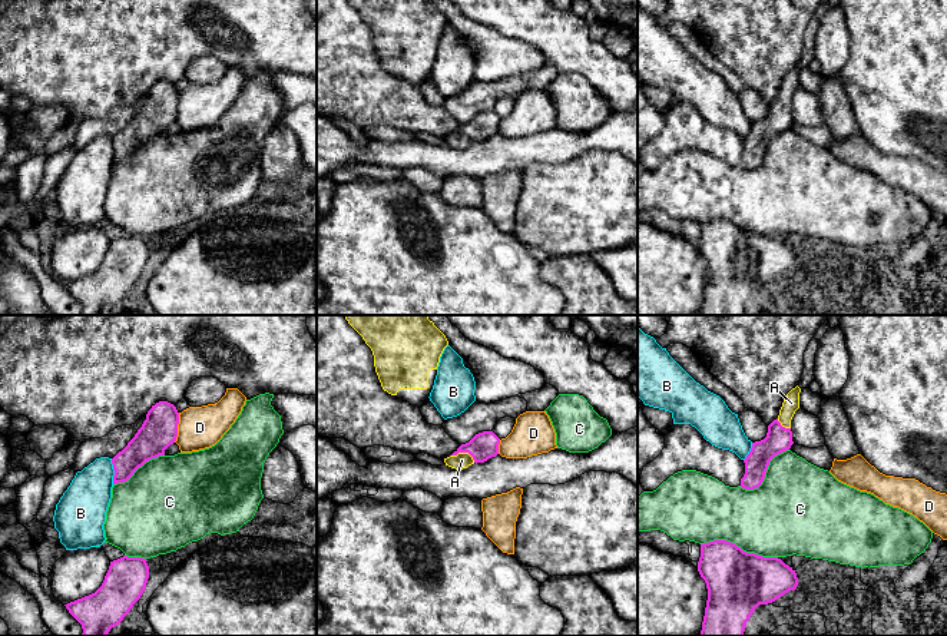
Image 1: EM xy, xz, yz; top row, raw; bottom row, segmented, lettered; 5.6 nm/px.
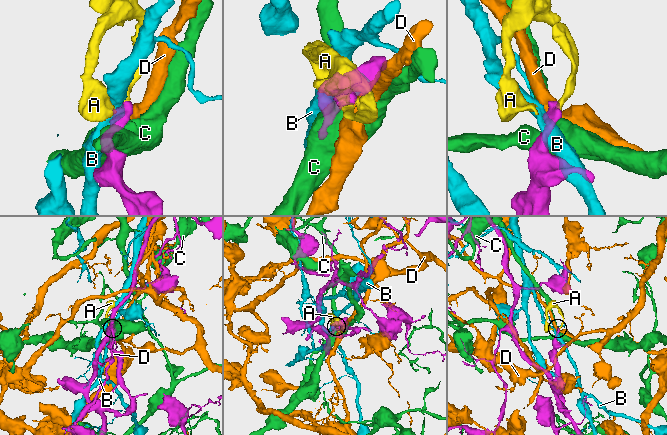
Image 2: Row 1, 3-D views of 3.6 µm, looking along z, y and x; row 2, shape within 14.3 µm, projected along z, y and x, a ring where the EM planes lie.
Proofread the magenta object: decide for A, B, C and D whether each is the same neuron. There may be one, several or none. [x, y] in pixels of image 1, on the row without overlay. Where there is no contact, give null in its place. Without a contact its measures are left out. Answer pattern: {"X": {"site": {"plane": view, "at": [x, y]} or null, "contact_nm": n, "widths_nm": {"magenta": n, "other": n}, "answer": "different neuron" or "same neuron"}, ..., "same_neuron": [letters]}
{"A": {"site": {"plane": "xz", "at": [464, 131]}, "contact_nm": 140, "widths_nm": {"magenta": 160, "other": 90}, "answer": "same neuron"}, "B": {"site": {"plane": "xy", "at": [115, 151]}, "contact_nm": 140, "widths_nm": {"magenta": 180, "other": 260}, "answer": "different neuron"}, "C": {"site": {"plane": "yz", "at": [739, 227]}, "contact_nm": 440, "widths_nm": {"magenta": 340, "other": 420}, "answer": "different neuron"}, "D": {"site": {"plane": "xy", "at": [176, 106]}, "contact_nm": 170, "widths_nm": {"magenta": 200, "other": 240}, "answer": "different neuron"}, "same_neuron": ["A"]}

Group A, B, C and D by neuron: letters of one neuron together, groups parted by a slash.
A / B / C / D

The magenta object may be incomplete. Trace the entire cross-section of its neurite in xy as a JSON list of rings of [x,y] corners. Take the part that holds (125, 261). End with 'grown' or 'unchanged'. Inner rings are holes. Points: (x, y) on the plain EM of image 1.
[[[123,235],[110,241],[105,259],[95,272],[64,285],[82,304],[82,315],[106,315],[140,278],[148,258],[146,238]]]; unchanged

